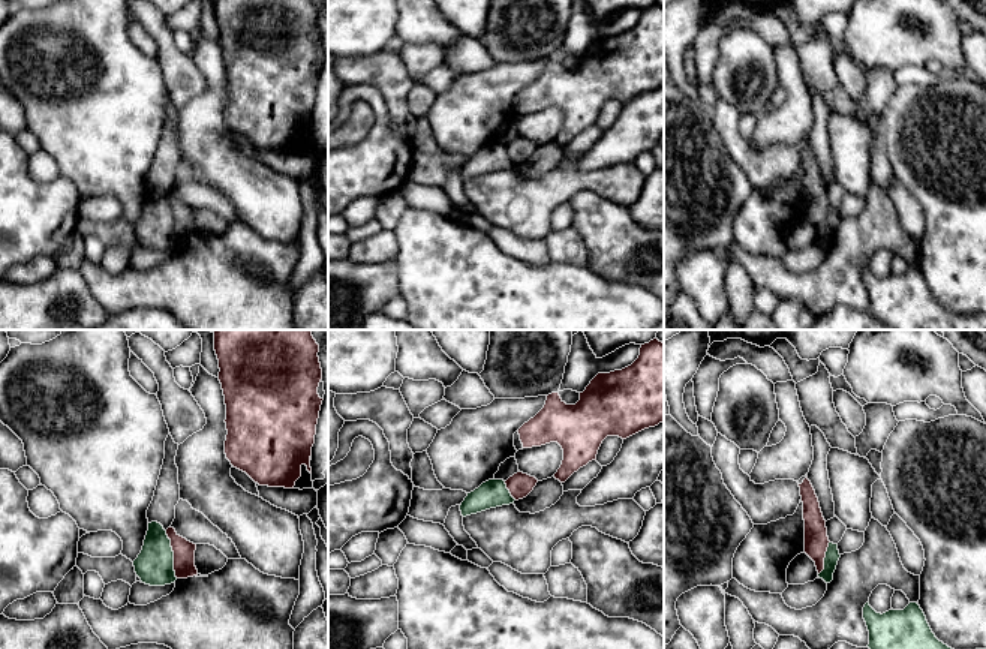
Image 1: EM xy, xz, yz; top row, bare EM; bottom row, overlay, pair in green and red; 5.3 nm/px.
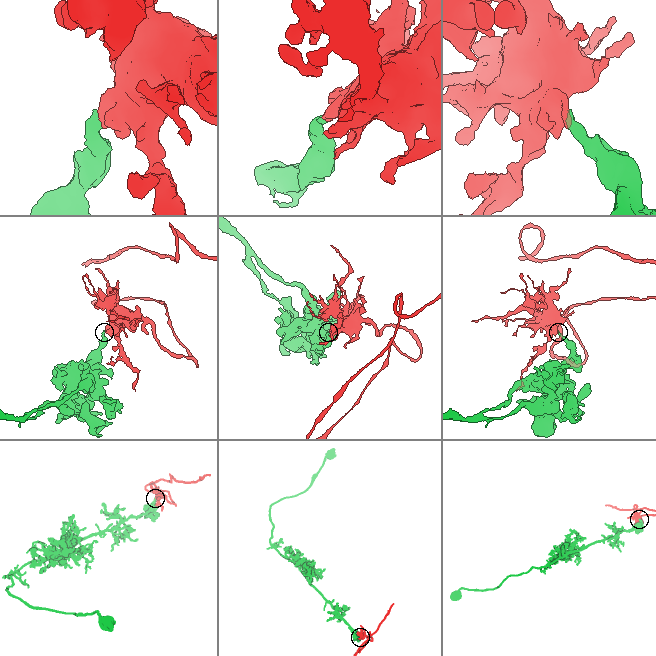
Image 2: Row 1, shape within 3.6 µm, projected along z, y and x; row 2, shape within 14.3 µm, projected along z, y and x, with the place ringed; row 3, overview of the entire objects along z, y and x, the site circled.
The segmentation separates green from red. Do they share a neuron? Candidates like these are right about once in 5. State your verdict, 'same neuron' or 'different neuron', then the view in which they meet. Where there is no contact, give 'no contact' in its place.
different neuron | xy

